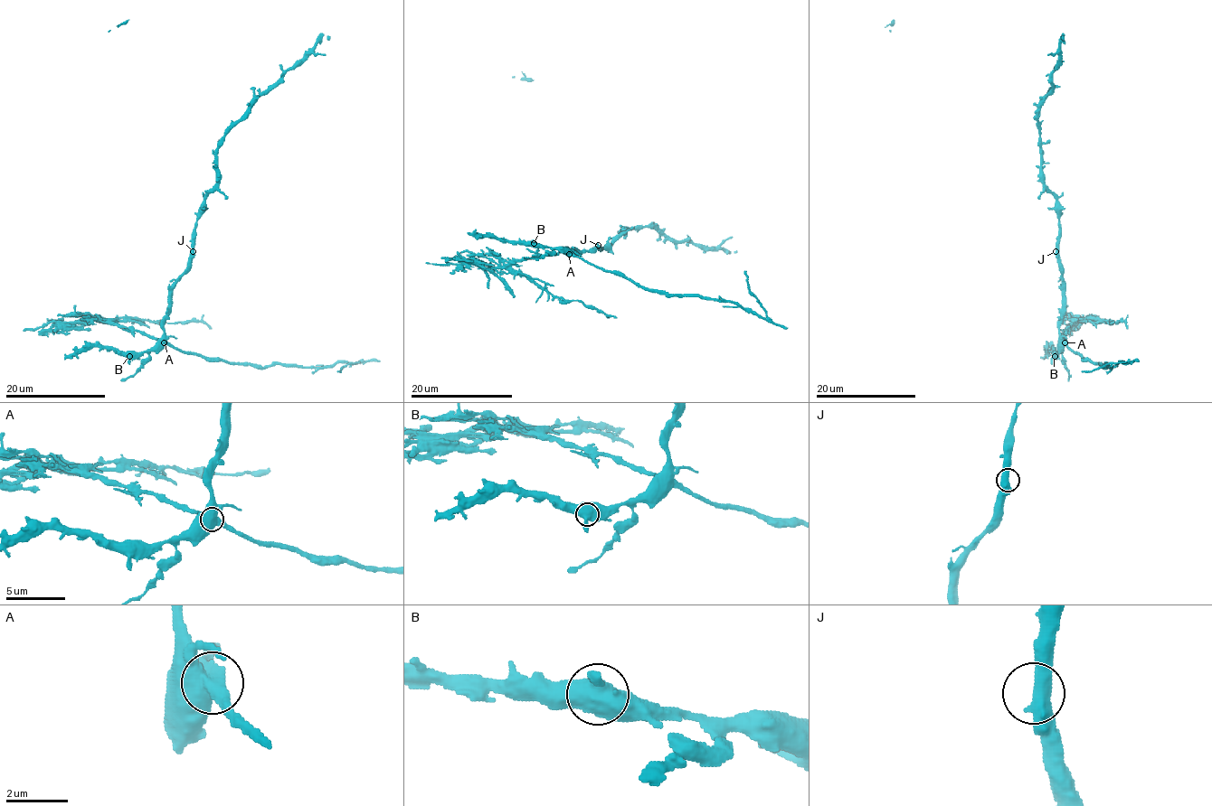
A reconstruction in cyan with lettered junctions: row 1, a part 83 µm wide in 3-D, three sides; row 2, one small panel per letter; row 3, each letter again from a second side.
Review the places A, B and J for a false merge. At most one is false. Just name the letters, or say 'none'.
A

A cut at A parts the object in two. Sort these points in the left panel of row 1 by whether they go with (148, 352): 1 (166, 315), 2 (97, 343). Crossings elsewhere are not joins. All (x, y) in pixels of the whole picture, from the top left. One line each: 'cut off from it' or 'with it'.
1: with it
2: with it

